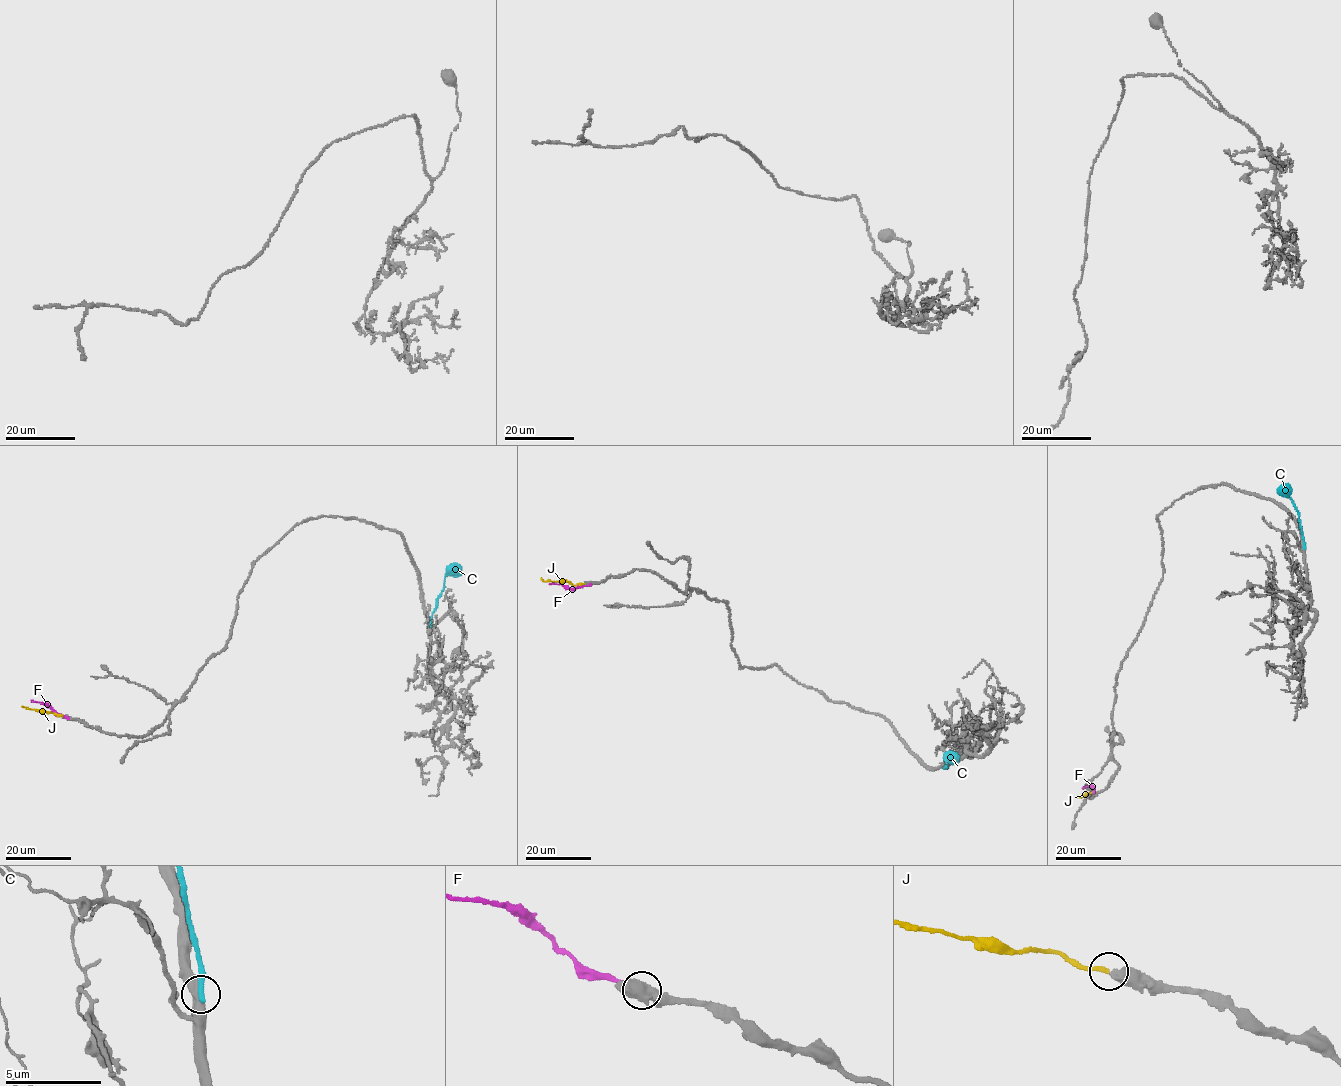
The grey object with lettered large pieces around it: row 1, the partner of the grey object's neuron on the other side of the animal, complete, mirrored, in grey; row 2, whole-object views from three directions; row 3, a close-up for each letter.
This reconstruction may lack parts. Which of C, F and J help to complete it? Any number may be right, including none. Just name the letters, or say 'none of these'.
J

